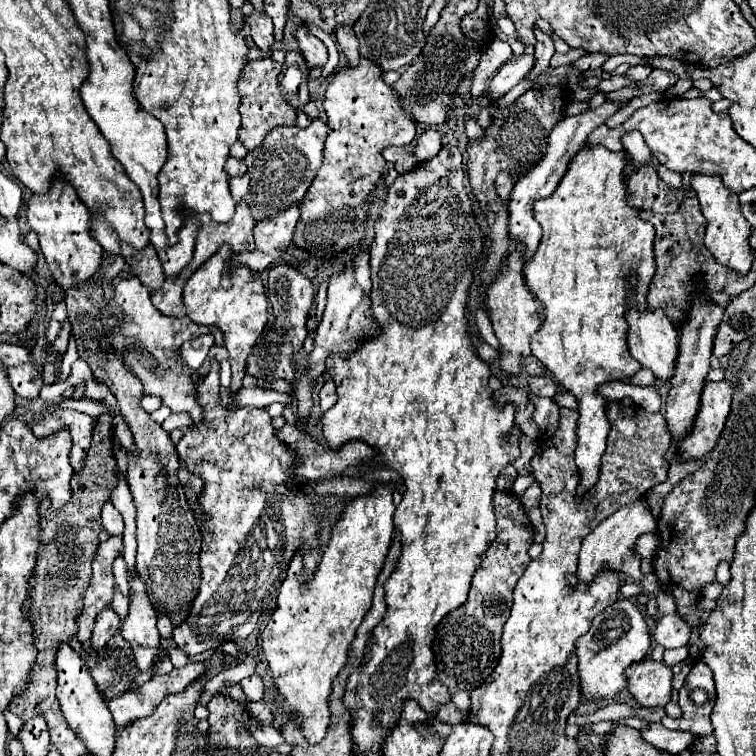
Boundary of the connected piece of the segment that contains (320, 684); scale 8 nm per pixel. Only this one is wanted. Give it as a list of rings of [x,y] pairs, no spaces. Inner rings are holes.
[[[392,483],[392,485],[376,485],[376,489],[374,489],[368,497],[356,497],[354,501],[350,501],[350,503],[344,507],[344,515],[342,515],[342,519],[336,523],[336,527],[332,529],[332,537],[330,537],[328,547],[324,549],[322,561],[320,561],[320,565],[318,565],[314,577],[312,577],[308,583],[302,583],[302,581],[300,581],[302,555],[294,555],[294,559],[292,559],[292,563],[290,563],[290,567],[288,567],[288,575],[286,575],[286,579],[282,581],[282,587],[280,587],[278,607],[276,607],[276,611],[272,613],[268,625],[266,625],[264,631],[262,631],[262,655],[264,655],[264,659],[268,661],[268,667],[270,667],[272,677],[274,677],[274,685],[272,685],[272,689],[276,691],[276,693],[274,693],[274,703],[280,705],[280,713],[286,715],[288,719],[292,719],[292,717],[298,717],[298,719],[300,719],[302,733],[304,733],[304,737],[306,737],[306,741],[308,741],[310,745],[320,743],[320,741],[324,739],[324,735],[326,735],[326,727],[328,727],[328,695],[330,695],[330,691],[332,691],[332,689],[330,689],[332,679],[338,675],[338,671],[340,671],[340,669],[344,667],[344,663],[346,663],[346,651],[348,651],[348,647],[350,647],[350,643],[352,643],[352,639],[354,639],[356,629],[360,627],[364,615],[368,613],[368,609],[370,609],[370,605],[372,605],[372,593],[374,593],[374,587],[376,587],[376,579],[378,579],[378,575],[380,575],[380,571],[382,571],[382,565],[384,565],[384,561],[386,561],[386,555],[388,555],[388,551],[390,551],[390,541],[392,541],[392,533],[394,533],[394,525],[392,525],[392,515],[394,515],[392,491],[394,491],[394,483]]]

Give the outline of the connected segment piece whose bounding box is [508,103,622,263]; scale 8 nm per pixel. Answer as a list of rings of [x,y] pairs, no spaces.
[[[604,103],[592,111],[582,111],[578,115],[572,115],[572,117],[566,117],[562,119],[554,129],[552,133],[548,135],[548,145],[546,145],[546,151],[544,155],[540,157],[540,161],[524,175],[518,179],[514,191],[512,191],[512,197],[510,197],[510,203],[508,203],[508,237],[510,237],[510,243],[520,247],[522,251],[522,259],[524,263],[532,261],[536,249],[538,249],[538,243],[540,243],[540,235],[542,235],[542,229],[538,225],[538,221],[534,219],[534,213],[532,213],[532,205],[538,201],[538,199],[544,199],[544,197],[550,197],[554,191],[556,191],[556,185],[560,183],[560,179],[564,177],[564,171],[568,169],[570,161],[572,161],[572,155],[576,155],[582,145],[586,143],[586,137],[594,131],[594,127],[600,127],[612,113],[616,113],[622,105],[616,105],[616,103]]]

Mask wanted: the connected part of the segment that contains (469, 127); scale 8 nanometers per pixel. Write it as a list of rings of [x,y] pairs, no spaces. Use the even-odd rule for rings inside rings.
[[[466,119],[466,135],[468,135],[470,141],[478,141],[478,139],[484,137],[484,131],[474,119]]]

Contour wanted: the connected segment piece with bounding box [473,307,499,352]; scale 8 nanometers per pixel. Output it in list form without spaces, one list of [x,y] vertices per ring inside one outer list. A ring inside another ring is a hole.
[[[477,308],[473,312],[473,319],[479,329],[481,337],[499,352],[499,343],[492,328],[491,320],[485,309]]]

